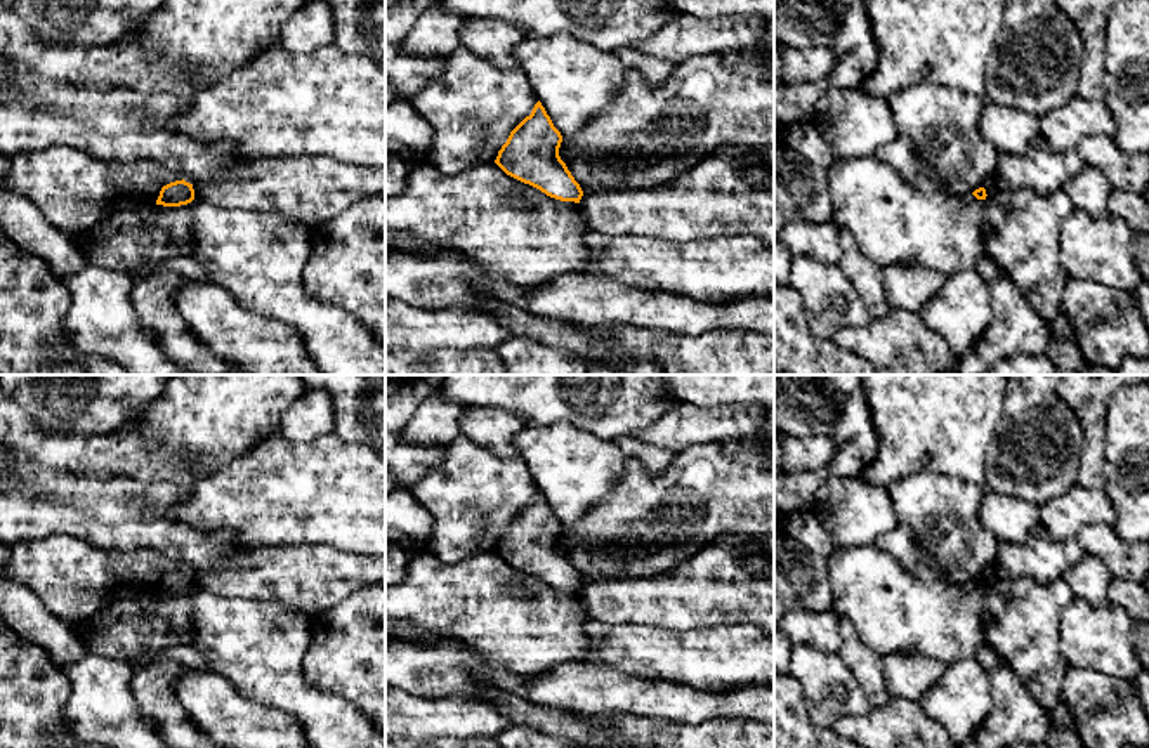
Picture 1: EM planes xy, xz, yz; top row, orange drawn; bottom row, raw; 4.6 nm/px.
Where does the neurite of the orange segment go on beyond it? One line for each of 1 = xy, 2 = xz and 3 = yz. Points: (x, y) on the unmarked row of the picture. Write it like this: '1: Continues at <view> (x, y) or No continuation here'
1: No continuation here
2: No continuation here
3: No continuation here

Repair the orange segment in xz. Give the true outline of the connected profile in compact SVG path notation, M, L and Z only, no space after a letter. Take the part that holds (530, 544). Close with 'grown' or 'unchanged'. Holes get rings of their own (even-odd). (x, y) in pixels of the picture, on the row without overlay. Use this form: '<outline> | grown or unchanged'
M538 489L509 524L495 552L550 587L580 592L583 580L559 545L561 521Z | unchanged

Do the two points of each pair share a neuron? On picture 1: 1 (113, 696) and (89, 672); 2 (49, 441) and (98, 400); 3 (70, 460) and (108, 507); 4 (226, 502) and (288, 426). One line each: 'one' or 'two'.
1: one
2: two
3: two
4: two

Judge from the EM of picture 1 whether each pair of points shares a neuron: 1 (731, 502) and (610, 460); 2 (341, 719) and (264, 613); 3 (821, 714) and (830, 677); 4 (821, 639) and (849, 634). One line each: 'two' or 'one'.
1: two
2: one
3: one
4: two

